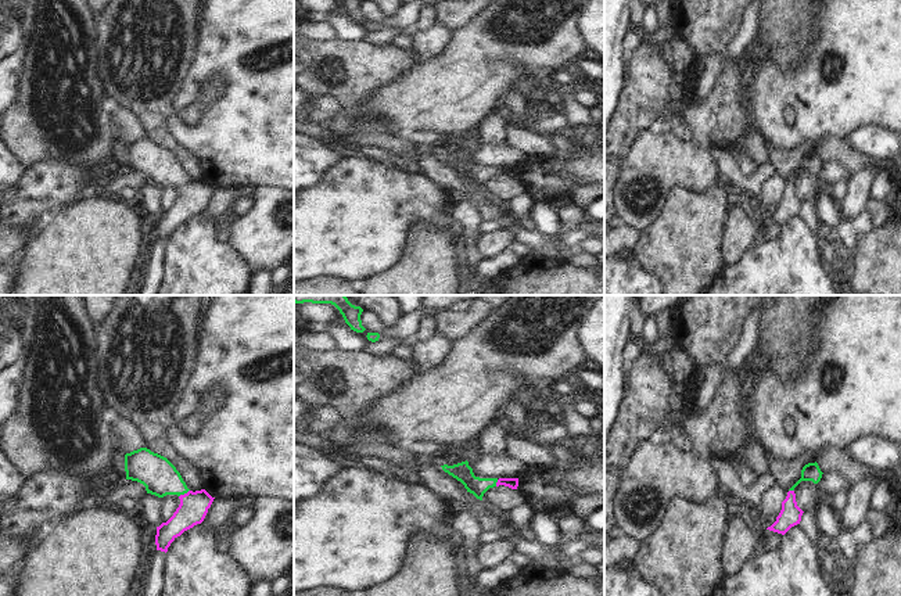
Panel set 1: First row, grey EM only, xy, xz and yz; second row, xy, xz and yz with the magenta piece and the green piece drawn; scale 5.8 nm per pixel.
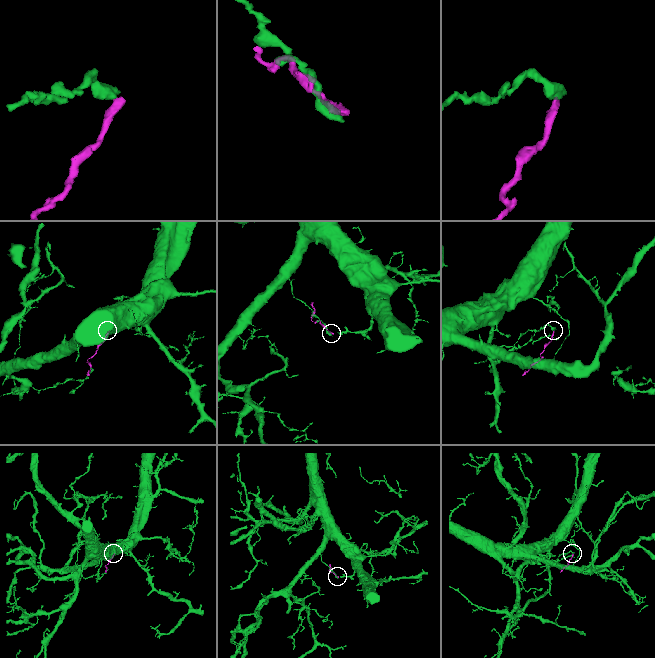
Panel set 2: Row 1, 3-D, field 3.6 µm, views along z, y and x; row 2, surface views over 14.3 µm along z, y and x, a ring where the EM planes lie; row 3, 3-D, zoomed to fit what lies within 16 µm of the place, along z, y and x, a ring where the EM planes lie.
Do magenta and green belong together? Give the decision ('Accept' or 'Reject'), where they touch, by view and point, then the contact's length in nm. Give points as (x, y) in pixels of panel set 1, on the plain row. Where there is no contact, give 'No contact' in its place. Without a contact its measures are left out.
Accept. Touches magenta at xy (185, 183). Shared border 80 nm.

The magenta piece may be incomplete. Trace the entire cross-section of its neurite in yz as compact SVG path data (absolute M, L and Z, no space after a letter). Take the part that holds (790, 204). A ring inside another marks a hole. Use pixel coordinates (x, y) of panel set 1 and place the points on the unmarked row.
M816 151L805 154L801 159L801 168L789 179L786 189L782 191L782 200L776 211L767 219L785 225L791 216L800 213L804 201L797 195L794 177L801 170L818 173L822 164Z

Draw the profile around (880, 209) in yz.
M871 198L868 207L879 225L884 225L893 215L893 209L884 198Z

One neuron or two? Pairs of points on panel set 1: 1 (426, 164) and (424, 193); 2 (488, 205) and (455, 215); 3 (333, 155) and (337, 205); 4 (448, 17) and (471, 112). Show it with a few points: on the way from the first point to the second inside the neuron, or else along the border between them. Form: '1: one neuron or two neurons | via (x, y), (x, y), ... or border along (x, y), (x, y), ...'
1: two neurons | border along (419, 172), (433, 183)
2: two neurons | border along (476, 189), (471, 198), (483, 221)
3: two neurons | border along (345, 154), (311, 185)
4: two neurons | border along (476, 14), (452, 29)

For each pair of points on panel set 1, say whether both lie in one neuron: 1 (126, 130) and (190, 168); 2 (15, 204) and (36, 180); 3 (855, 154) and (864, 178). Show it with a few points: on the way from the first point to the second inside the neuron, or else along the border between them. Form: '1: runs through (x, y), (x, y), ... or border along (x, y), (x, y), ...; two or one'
1: border along (126, 108), (137, 118), (146, 136); two
2: runs through (21, 198), (33, 186); one
3: border along (872, 165), (853, 173); two

